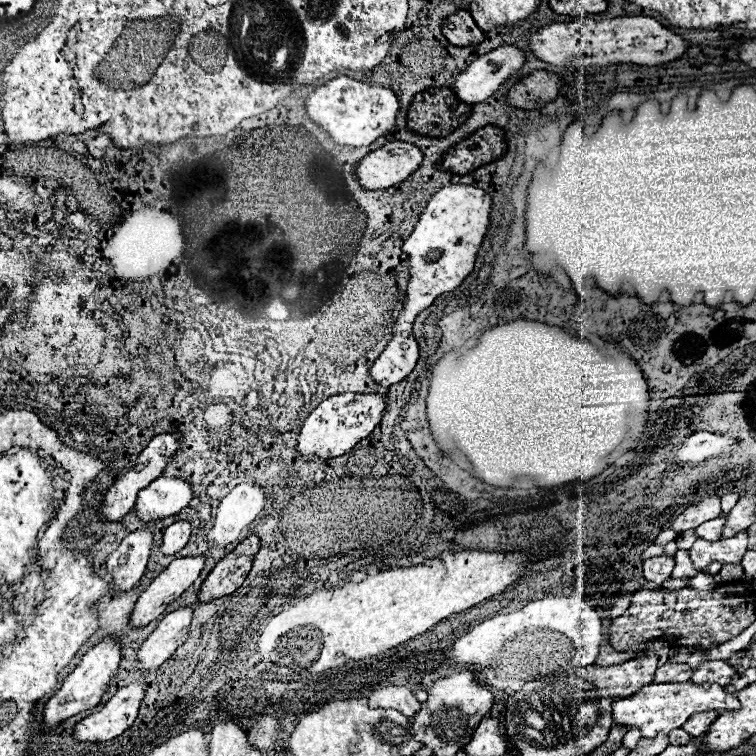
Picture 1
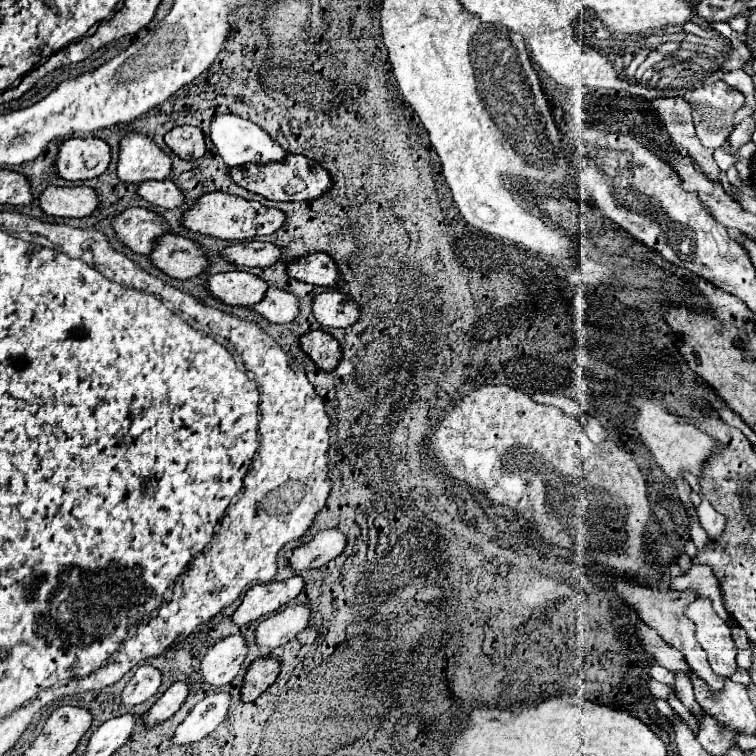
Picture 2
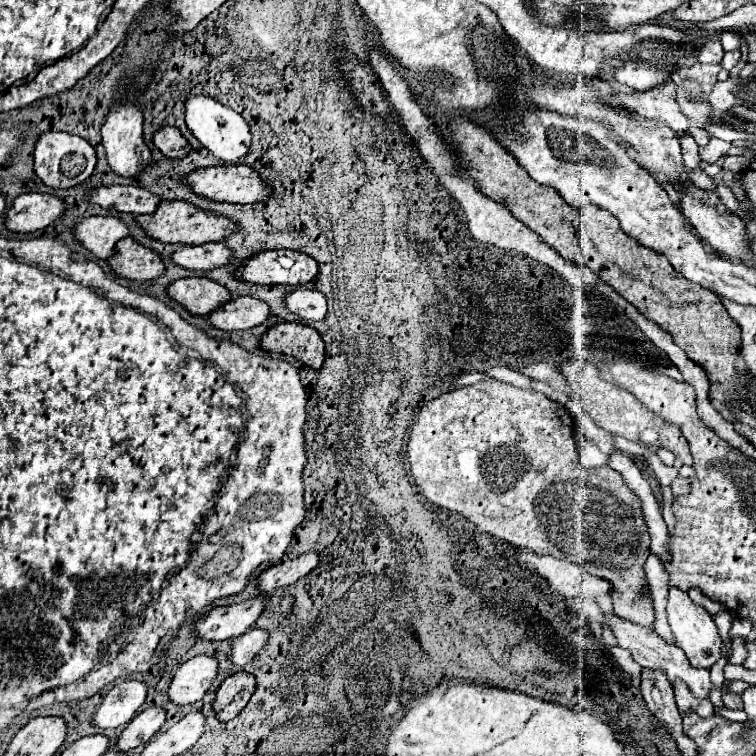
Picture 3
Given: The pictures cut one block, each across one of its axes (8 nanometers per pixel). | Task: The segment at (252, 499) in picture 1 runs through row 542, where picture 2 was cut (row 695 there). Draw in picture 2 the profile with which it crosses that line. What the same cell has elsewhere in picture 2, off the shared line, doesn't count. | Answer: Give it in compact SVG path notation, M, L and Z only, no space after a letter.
M212 692L202 702L194 706L194 710L186 716L186 720L176 728L172 742L182 744L194 744L202 738L206 738L224 718L228 712L232 696L228 692Z

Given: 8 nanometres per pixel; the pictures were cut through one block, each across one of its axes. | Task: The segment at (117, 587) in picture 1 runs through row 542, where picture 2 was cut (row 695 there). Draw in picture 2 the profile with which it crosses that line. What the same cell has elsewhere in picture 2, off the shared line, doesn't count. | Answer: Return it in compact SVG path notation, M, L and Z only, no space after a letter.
M148 664L138 666L134 676L122 690L122 704L136 706L136 704L148 700L150 696L156 694L160 682L162 682L162 674L154 666L148 666Z

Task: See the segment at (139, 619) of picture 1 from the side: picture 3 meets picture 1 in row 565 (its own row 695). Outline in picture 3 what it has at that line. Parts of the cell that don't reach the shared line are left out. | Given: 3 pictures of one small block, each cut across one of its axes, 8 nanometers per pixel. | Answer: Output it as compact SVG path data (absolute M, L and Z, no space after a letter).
M208 654L194 656L192 660L184 662L178 668L168 690L170 700L178 706L202 700L202 696L208 692L216 676L218 676L218 660L214 656Z

